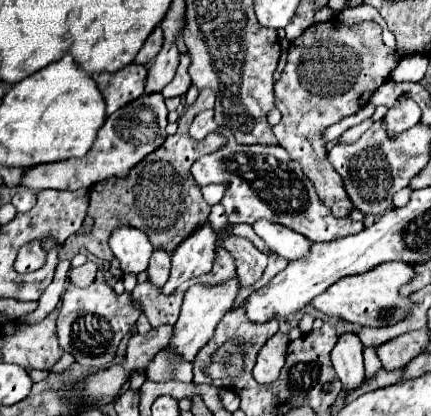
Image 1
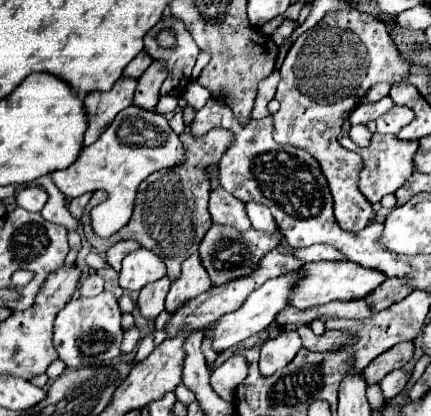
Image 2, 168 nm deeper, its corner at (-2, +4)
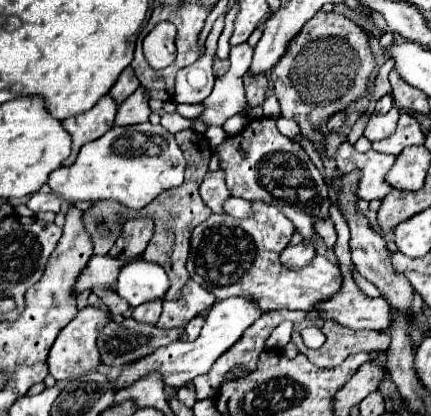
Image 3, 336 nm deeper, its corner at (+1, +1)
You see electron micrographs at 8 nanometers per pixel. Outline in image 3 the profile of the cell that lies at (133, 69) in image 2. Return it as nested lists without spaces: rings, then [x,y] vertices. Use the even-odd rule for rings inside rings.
[[[126,67],[122,73],[120,73],[120,77],[118,77],[118,81],[114,83],[114,87],[108,91],[108,95],[120,105],[128,95],[132,95],[134,91],[138,89],[138,79],[134,77],[134,71],[130,69],[130,67]]]

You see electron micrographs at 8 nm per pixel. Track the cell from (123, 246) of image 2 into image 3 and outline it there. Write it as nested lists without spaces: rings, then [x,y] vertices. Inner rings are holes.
[[[150,217],[128,219],[124,223],[122,235],[118,237],[114,247],[110,249],[110,255],[122,257],[122,259],[132,259],[146,249],[152,235],[154,235],[154,219],[150,219]]]

